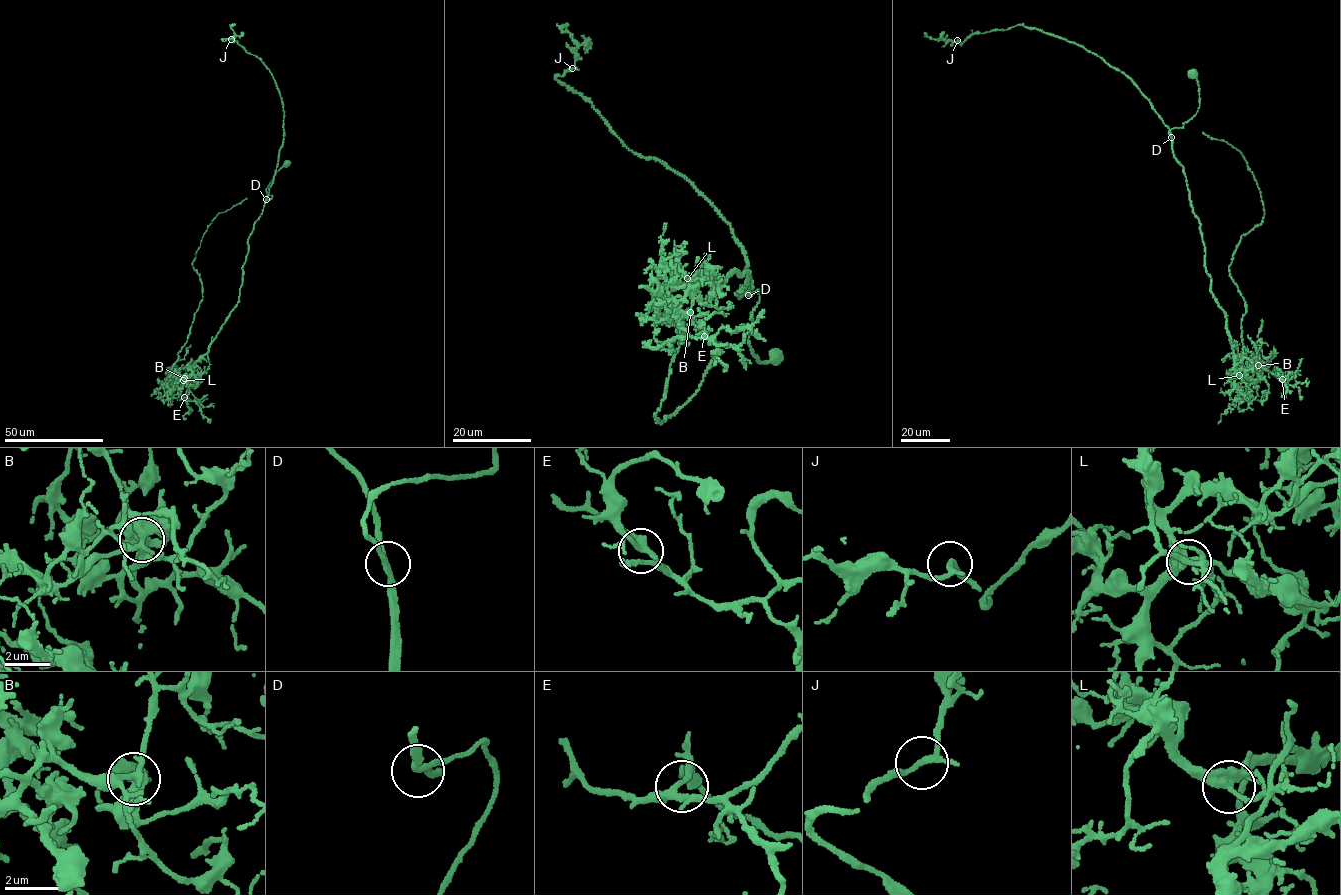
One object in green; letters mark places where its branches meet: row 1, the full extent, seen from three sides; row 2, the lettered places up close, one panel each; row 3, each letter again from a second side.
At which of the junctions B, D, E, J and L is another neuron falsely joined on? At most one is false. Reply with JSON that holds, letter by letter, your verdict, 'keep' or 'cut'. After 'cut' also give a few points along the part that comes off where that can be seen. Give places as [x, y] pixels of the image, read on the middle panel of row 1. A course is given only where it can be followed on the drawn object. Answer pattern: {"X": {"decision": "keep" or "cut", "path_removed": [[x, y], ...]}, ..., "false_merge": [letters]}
{"B": {"decision": "keep"}, "D": {"decision": "keep"}, "E": {"decision": "keep"}, "J": {"decision": "keep"}, "L": {"decision": "cut", "path_removed": [[687, 278], [686, 295], [658, 312], [657, 295], [676, 331], [683, 325], [656, 422], [718, 353]]}, "false_merge": ["L"]}

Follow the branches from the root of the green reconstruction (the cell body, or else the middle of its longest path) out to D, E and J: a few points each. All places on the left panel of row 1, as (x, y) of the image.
D: (288, 164), (274, 175), (266, 190), (267, 195), (273, 196), (266, 199)
E: (288, 164), (266, 190), (273, 196), (248, 240), (238, 302), (186, 380), (174, 379), (184, 397)
J: (288, 164), (274, 175), (267, 199), (284, 133), (283, 105), (263, 62), (232, 39), (222, 40), (231, 39)

